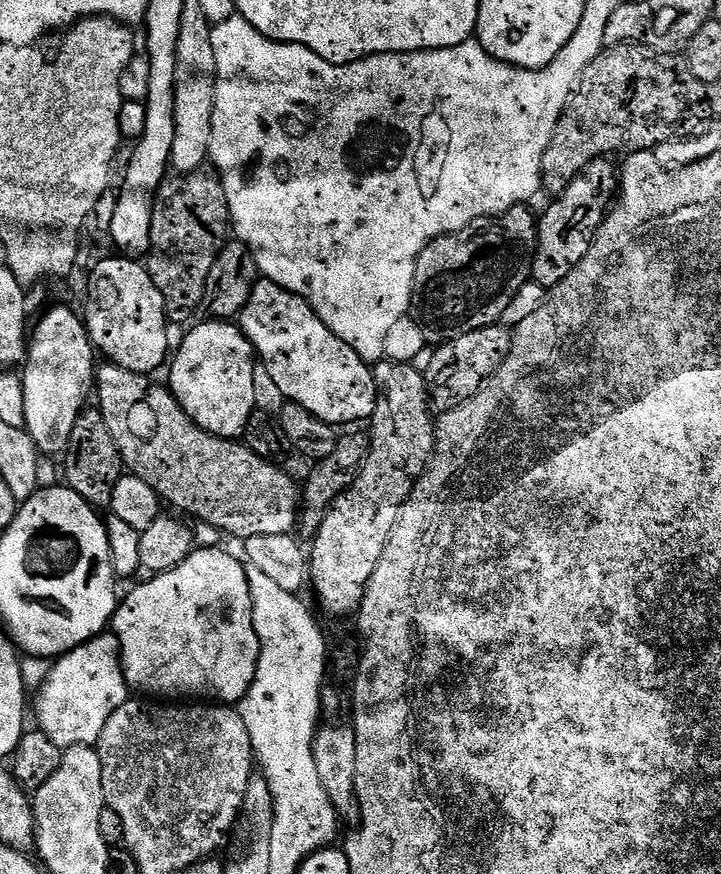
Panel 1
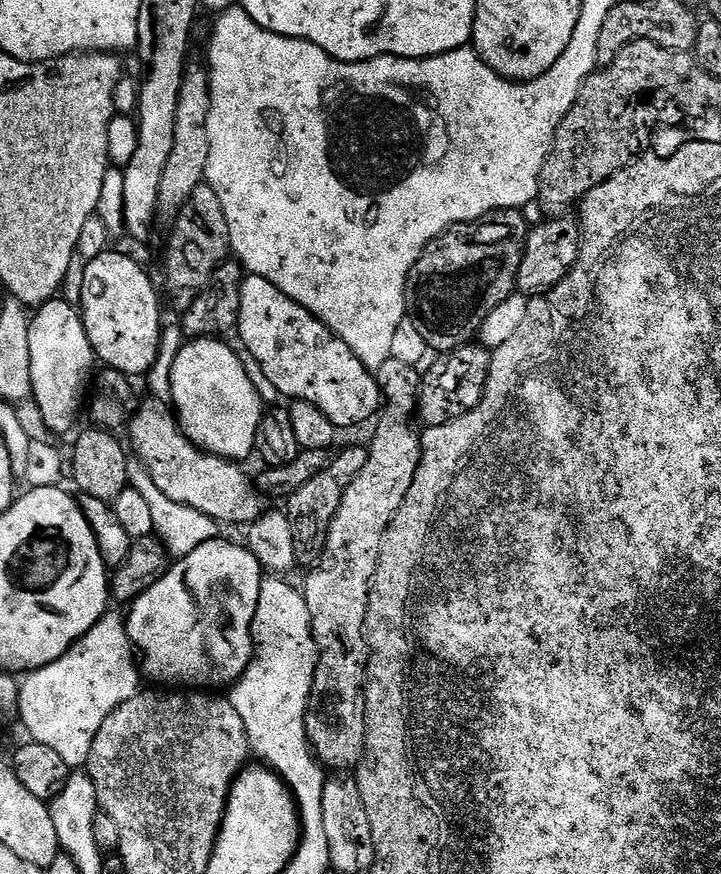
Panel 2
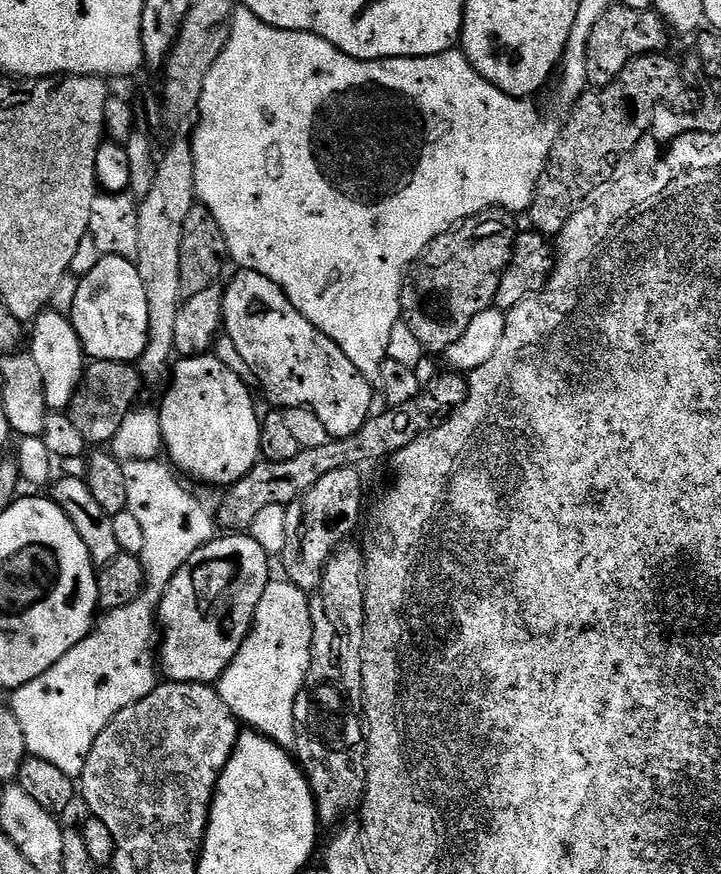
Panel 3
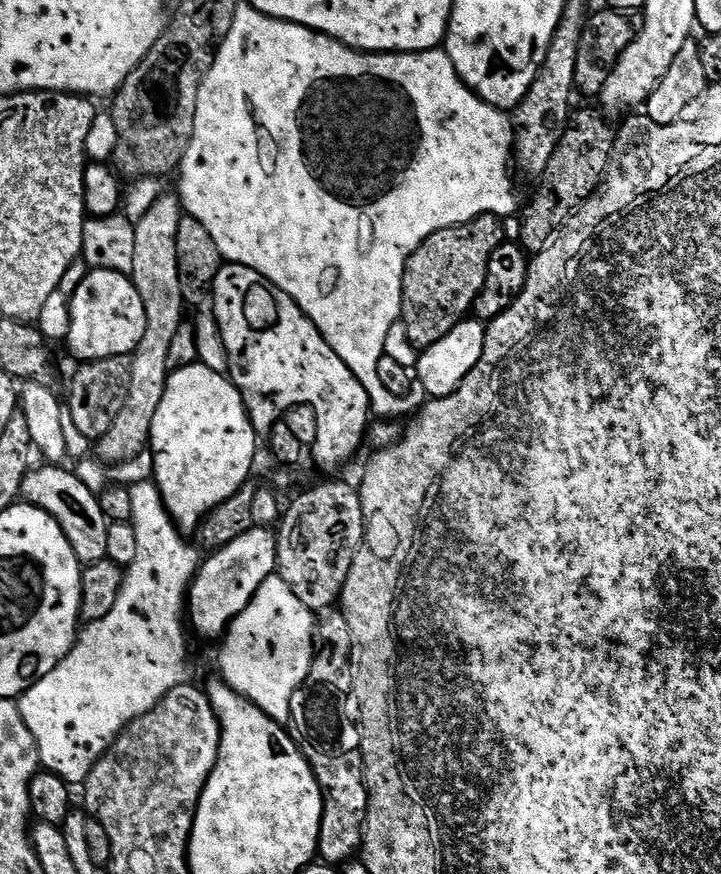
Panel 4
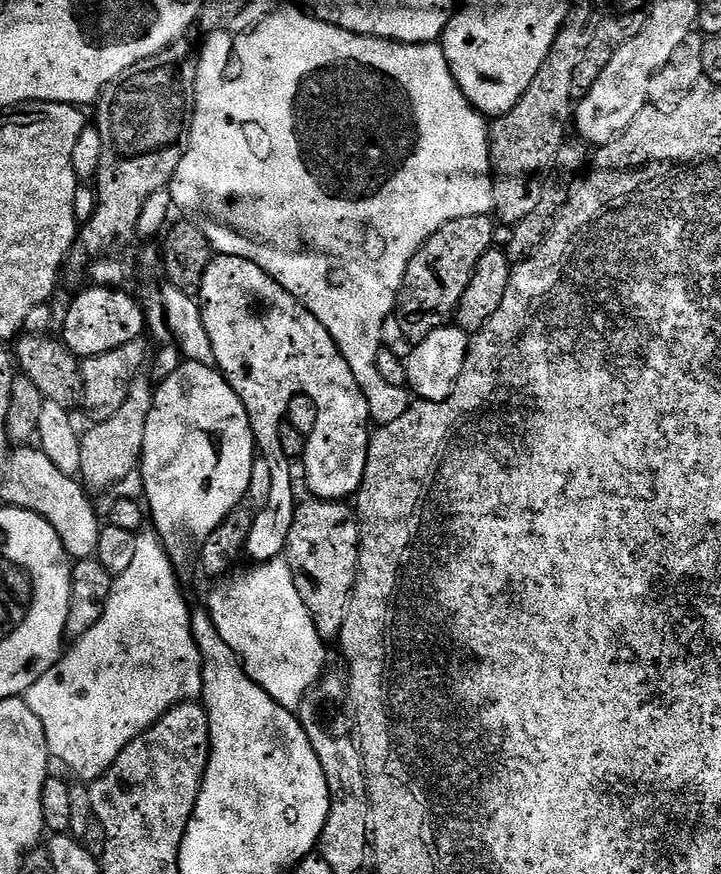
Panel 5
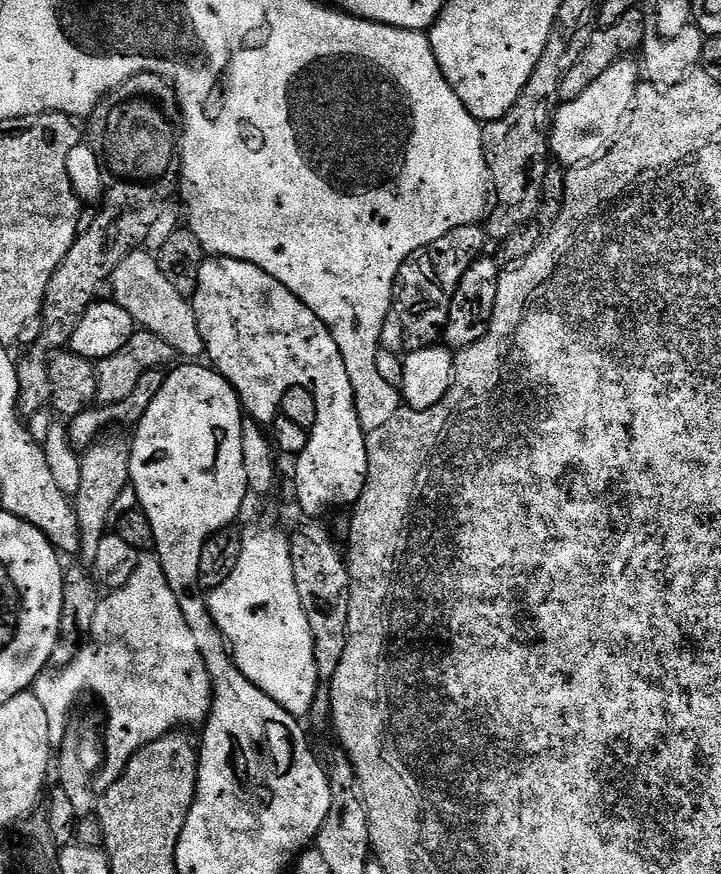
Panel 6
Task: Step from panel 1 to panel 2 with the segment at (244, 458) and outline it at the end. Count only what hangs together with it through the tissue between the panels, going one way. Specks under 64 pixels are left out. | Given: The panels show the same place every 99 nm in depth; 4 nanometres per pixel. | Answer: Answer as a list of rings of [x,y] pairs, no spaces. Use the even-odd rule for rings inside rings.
[[[149,402],[135,409],[126,425],[127,443],[135,459],[149,472],[155,486],[173,502],[208,515],[220,526],[225,524],[253,524],[266,511],[265,497],[255,483],[243,472],[239,463],[223,460],[202,451],[198,445],[188,440],[188,435],[180,428],[180,422],[170,411],[167,403]]]

